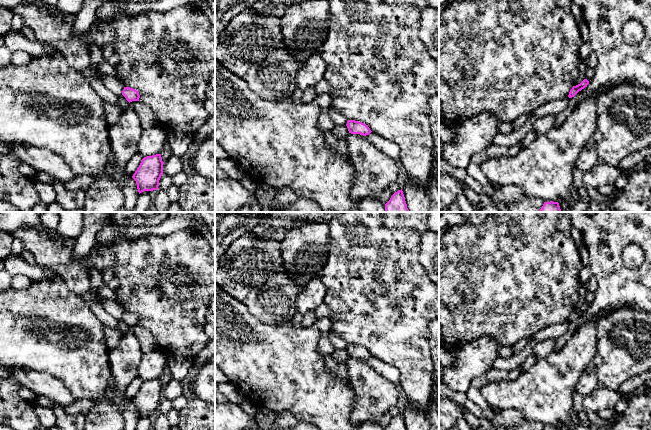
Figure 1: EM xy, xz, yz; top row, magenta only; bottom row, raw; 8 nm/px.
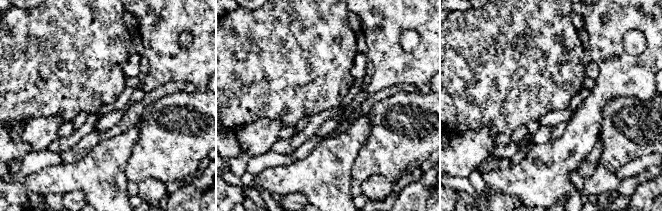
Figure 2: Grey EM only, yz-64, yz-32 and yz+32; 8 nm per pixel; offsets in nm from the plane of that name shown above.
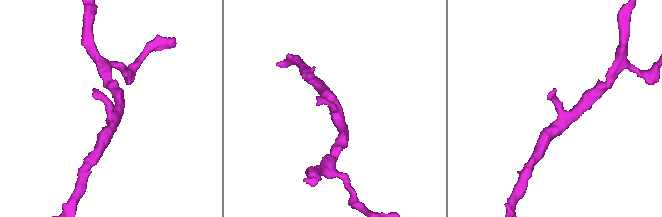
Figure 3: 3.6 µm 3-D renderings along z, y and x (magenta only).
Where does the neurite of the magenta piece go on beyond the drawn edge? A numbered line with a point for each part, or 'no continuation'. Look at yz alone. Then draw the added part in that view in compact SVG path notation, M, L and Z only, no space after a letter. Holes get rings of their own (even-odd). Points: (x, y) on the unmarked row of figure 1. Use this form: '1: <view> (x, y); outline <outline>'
no continuation

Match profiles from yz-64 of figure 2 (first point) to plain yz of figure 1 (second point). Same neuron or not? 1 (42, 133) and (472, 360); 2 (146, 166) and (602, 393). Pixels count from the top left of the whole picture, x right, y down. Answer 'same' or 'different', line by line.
1: same
2: different

